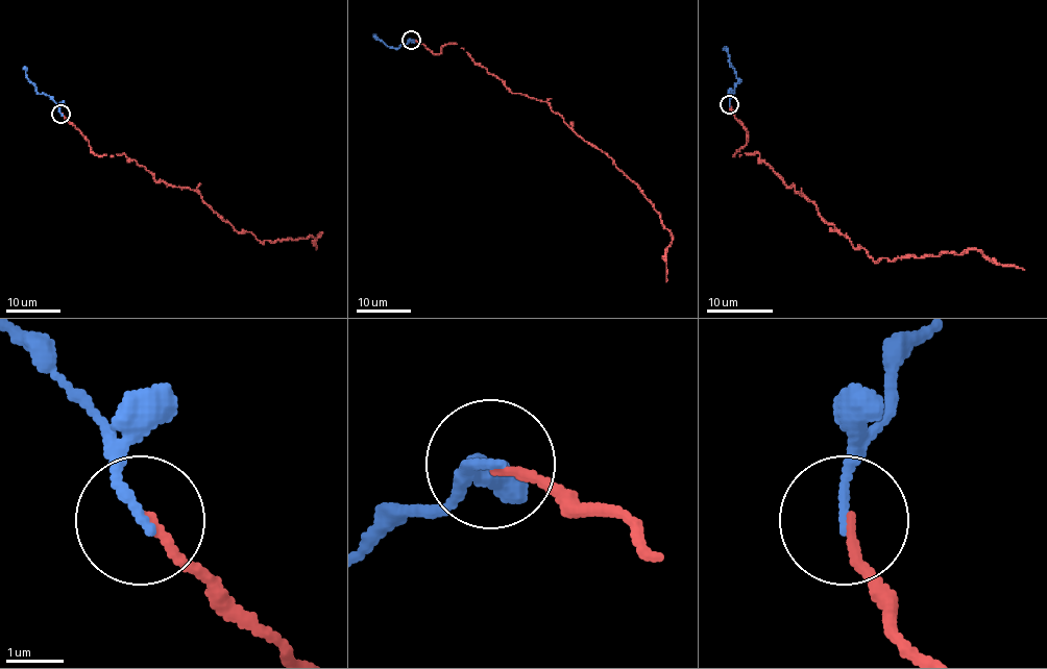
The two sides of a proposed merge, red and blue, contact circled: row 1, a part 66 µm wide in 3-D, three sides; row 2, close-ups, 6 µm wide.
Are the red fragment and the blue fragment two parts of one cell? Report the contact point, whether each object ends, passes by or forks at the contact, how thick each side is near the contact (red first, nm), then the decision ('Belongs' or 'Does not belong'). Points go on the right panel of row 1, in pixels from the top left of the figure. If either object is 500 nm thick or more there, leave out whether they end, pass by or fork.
Place: (729, 104). At the ring red ends. At the ring blue ends. Thickness 130 nm (red) against 150 nm. Belongs

